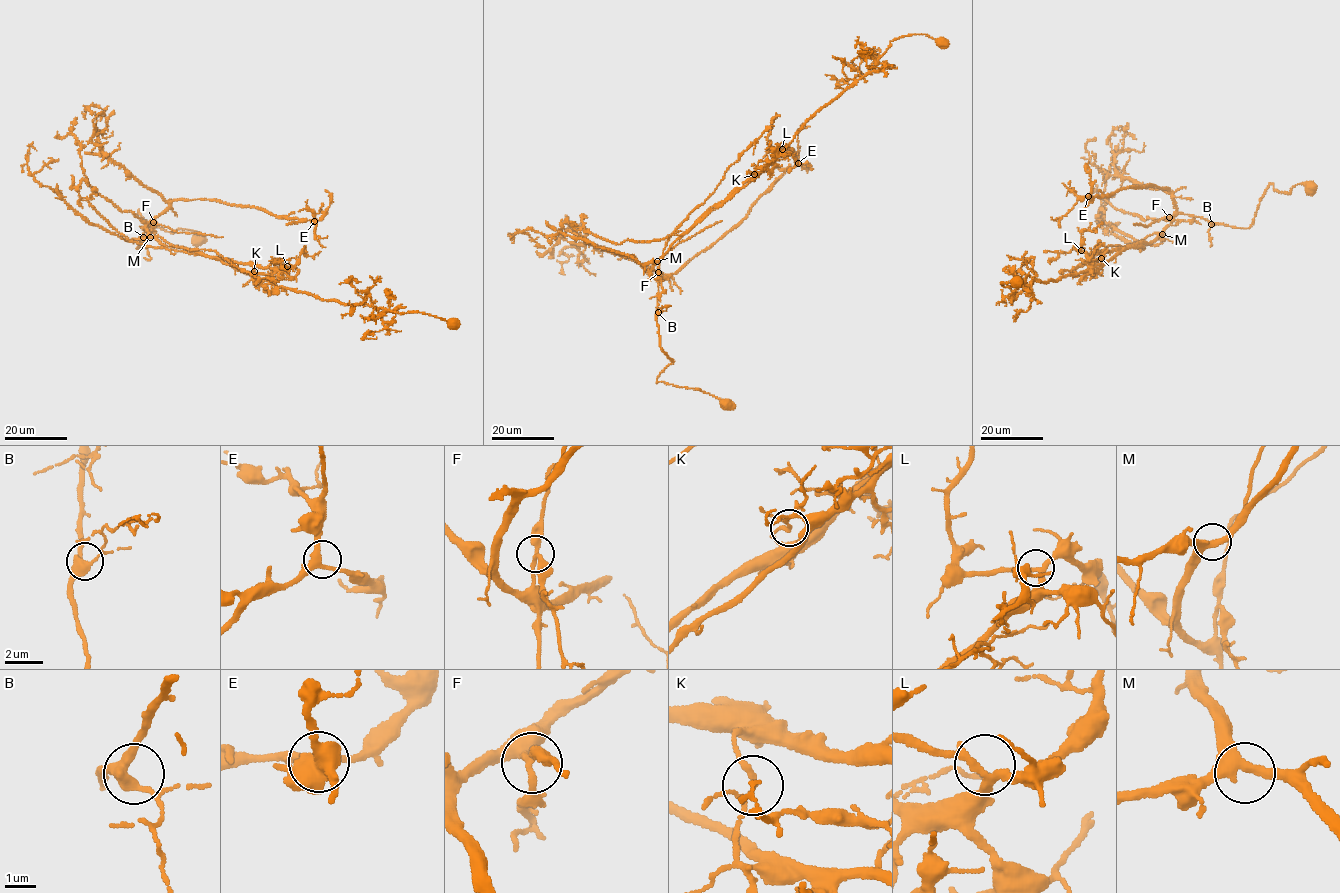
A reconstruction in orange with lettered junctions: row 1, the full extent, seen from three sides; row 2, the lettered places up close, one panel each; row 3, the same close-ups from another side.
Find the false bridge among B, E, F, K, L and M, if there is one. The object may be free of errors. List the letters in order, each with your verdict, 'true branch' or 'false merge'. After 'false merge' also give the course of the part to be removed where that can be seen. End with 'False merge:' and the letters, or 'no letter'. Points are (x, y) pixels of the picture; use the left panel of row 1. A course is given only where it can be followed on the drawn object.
B: true branch
E: true branch
F: true branch
K: false merge; foreign part runs (254, 270), (253, 279), (266, 279), (323, 300), (361, 303), (396, 313), (418, 312), (458, 326)
L: true branch
M: true branch
False merge: K

